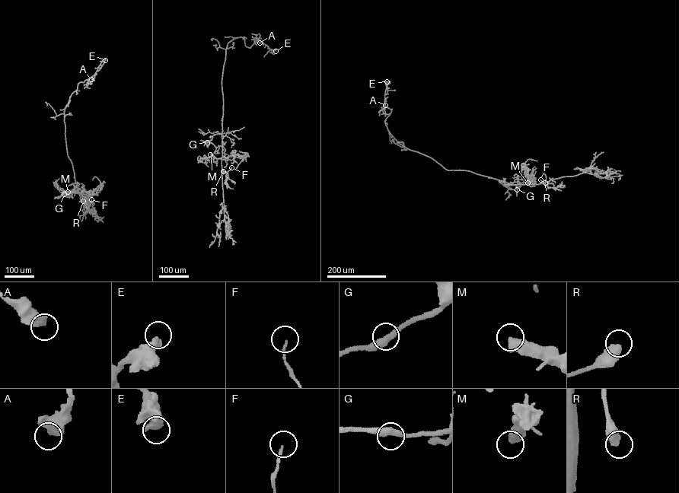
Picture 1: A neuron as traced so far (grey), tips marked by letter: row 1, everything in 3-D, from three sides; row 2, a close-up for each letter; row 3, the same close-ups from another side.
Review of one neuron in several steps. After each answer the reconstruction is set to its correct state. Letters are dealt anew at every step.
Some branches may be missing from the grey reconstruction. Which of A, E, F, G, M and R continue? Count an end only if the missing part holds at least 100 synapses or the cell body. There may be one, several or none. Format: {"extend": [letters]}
{"extend": ["M"]}

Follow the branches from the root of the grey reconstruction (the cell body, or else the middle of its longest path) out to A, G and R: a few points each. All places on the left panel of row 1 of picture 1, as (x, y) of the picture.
A: (72, 164), (68, 154), (64, 110), (78, 84), (91, 79)
G: (72, 164), (79, 192), (60, 196), (64, 194)
R: (72, 164), (77, 190), (83, 201)

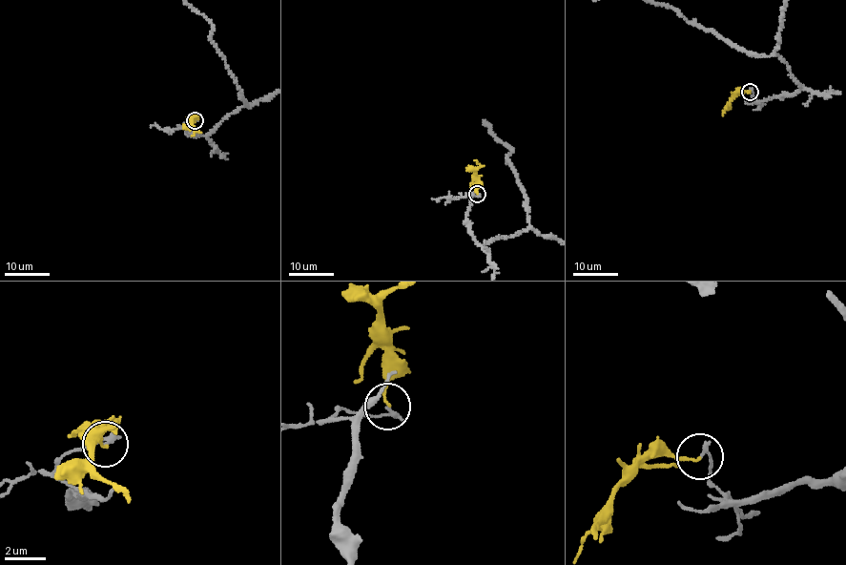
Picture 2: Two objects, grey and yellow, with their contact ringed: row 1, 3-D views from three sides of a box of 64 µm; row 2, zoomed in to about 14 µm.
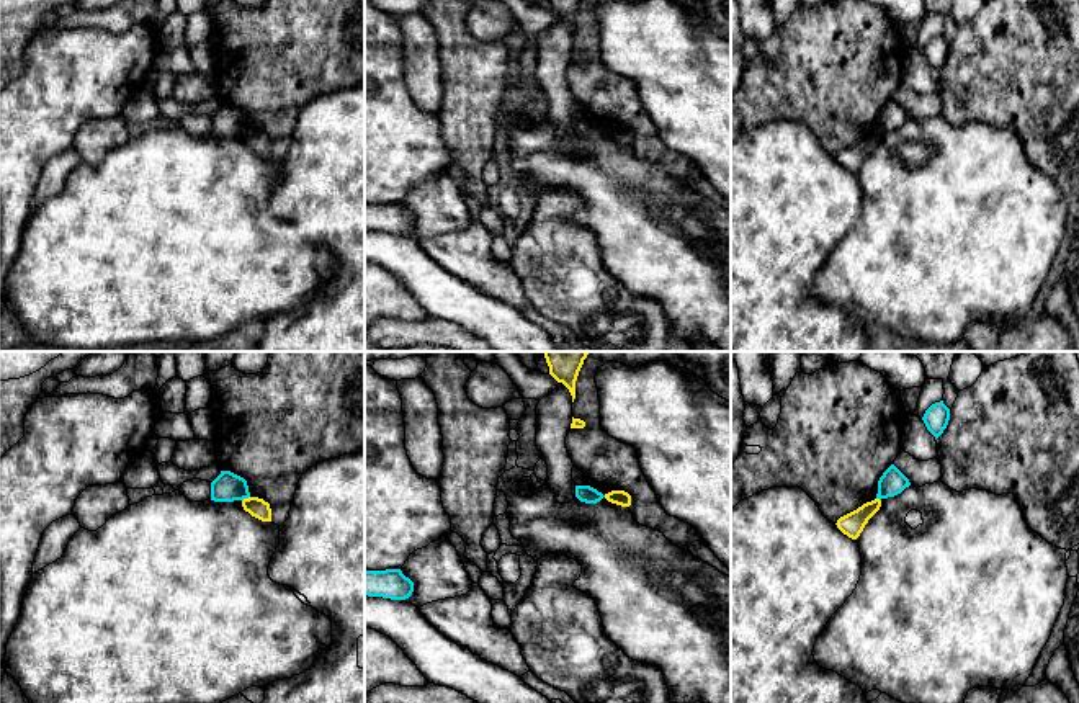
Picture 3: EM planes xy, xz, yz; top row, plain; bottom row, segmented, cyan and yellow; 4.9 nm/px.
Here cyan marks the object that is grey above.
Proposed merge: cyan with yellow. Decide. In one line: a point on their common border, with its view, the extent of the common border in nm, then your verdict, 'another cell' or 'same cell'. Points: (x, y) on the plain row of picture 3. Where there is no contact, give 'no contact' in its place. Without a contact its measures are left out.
xy (246, 131) | 50 nm | another cell

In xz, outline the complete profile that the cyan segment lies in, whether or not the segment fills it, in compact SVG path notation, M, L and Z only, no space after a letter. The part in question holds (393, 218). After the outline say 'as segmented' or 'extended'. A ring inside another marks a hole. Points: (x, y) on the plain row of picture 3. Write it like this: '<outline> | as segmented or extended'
M401 203L365 204L365 229L405 234L414 226L414 216Z | as segmented

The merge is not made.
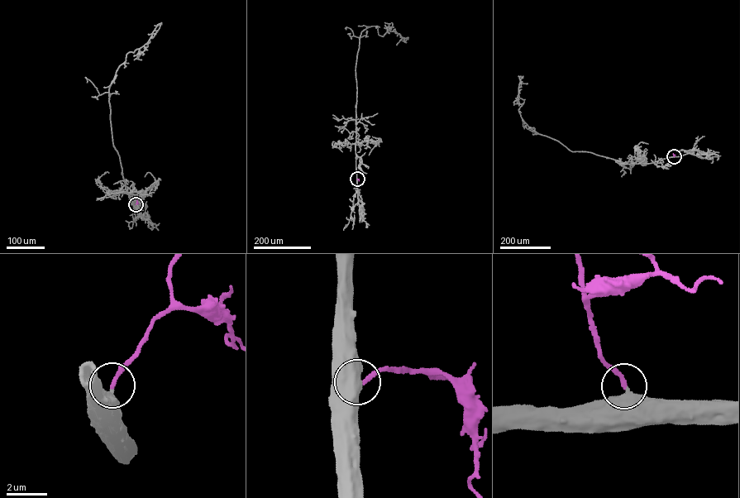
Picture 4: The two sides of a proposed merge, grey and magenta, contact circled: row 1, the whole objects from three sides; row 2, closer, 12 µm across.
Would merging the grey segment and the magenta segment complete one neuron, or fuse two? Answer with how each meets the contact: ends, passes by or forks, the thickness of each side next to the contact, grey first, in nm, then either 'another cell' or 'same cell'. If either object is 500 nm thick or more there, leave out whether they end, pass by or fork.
550/200 nm | same cell

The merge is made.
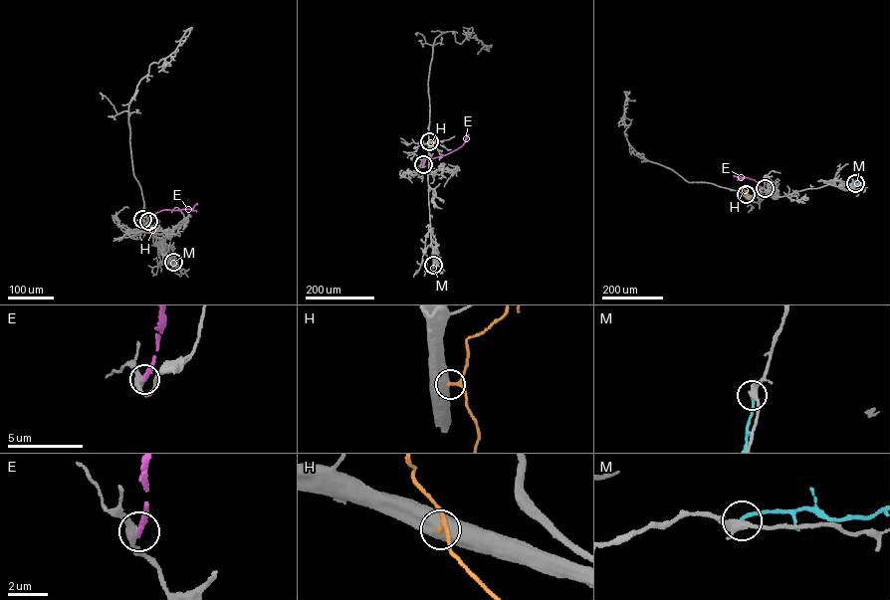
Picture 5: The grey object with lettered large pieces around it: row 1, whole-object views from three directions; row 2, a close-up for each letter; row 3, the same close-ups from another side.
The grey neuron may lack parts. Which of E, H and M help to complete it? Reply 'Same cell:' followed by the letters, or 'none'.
Same cell: none

